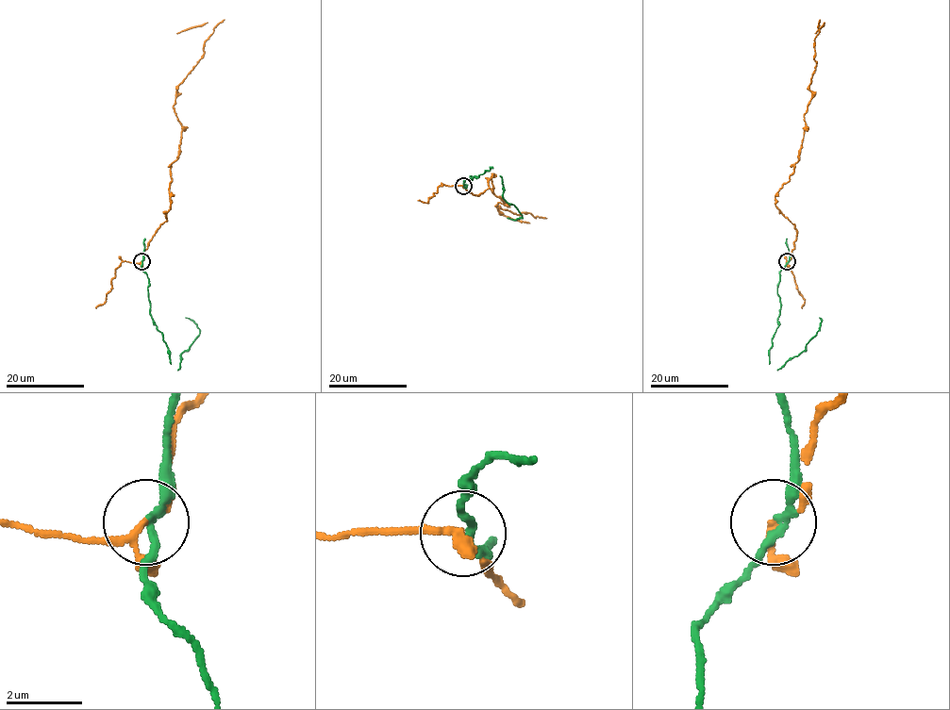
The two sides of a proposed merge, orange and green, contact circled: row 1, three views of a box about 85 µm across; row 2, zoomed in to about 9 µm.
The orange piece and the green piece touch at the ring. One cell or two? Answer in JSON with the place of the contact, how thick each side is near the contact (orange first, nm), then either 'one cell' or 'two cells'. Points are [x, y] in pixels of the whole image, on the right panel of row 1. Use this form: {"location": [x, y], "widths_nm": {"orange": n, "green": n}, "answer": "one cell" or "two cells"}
{"location": [787, 261], "widths_nm": {"orange": 130, "green": 180}, "answer": "two cells"}

